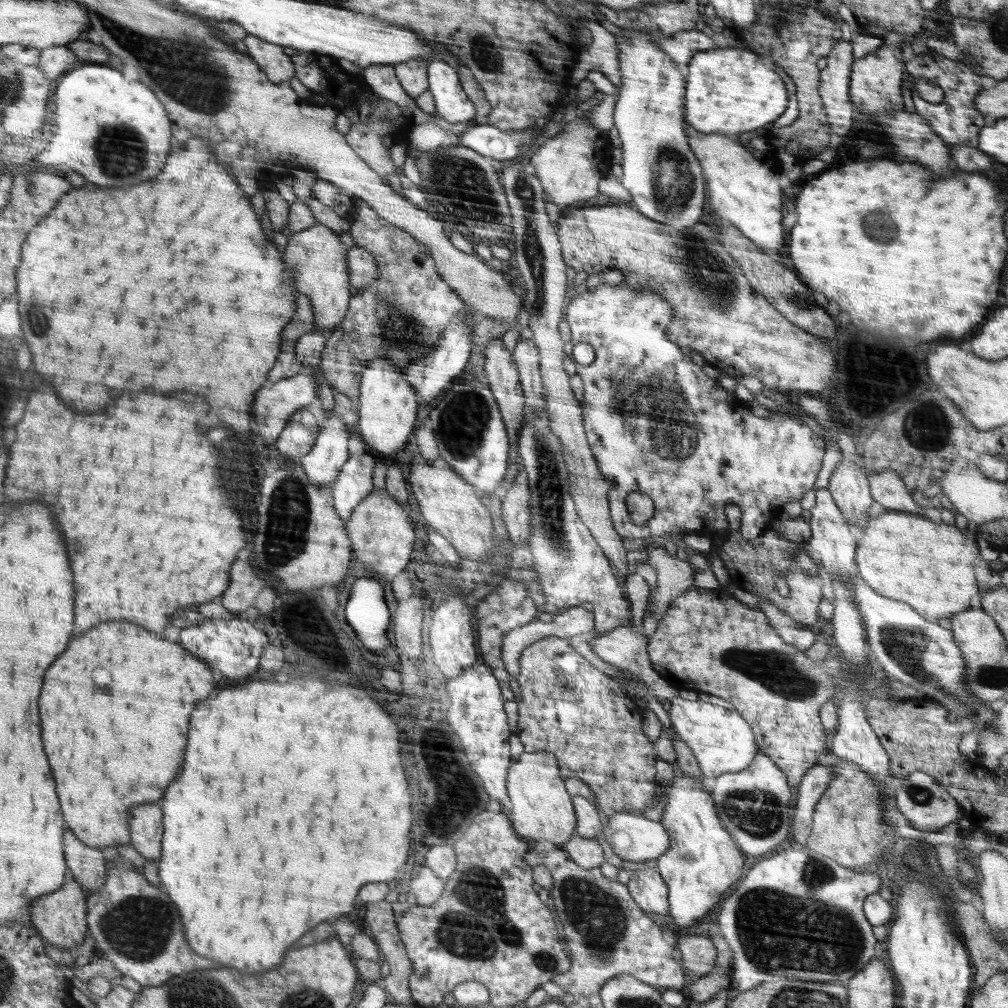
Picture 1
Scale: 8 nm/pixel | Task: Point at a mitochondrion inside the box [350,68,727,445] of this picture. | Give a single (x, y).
(458, 181)

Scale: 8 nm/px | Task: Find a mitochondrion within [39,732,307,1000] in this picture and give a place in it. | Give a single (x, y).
(139, 927)

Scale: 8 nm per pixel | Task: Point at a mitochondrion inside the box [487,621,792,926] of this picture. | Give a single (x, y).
(759, 814)

